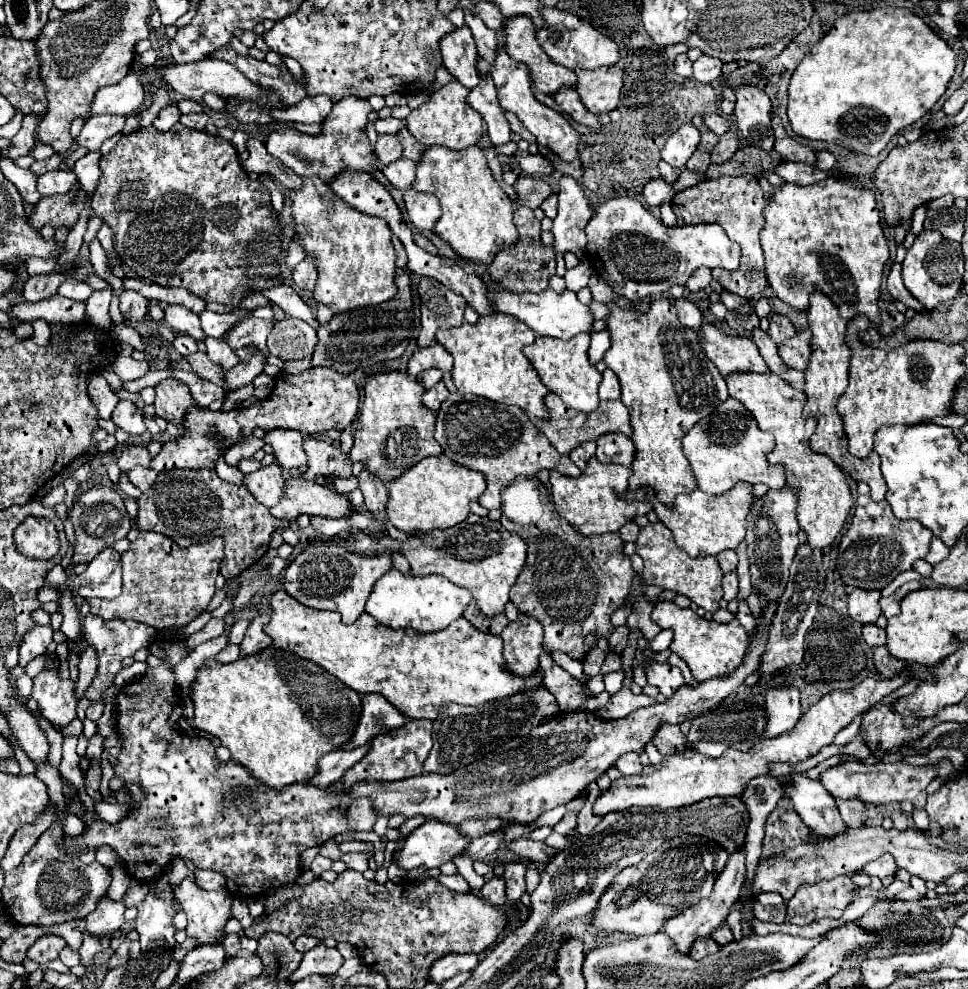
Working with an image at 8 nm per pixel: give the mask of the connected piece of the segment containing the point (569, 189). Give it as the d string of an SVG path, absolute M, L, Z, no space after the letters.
M563 175L559 181L559 213L553 221L553 235L555 235L555 251L571 251L579 259L585 255L585 225L589 217L593 217L593 207L589 205L581 185Z

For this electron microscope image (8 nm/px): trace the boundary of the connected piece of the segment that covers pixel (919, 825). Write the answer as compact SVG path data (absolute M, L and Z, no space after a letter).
M915 809L913 815L911 815L911 823L913 823L915 829L919 829L919 831L927 831L929 817L927 817L927 813L925 813L923 809Z

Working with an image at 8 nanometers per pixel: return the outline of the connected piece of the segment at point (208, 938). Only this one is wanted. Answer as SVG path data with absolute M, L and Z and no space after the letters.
M185 879L177 891L177 901L187 913L187 937L193 937L197 945L215 945L225 939L225 923L233 917L233 897L225 893L209 893L197 887L195 879Z

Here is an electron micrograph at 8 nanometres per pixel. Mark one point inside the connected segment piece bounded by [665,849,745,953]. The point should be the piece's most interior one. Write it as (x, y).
(697, 921)

